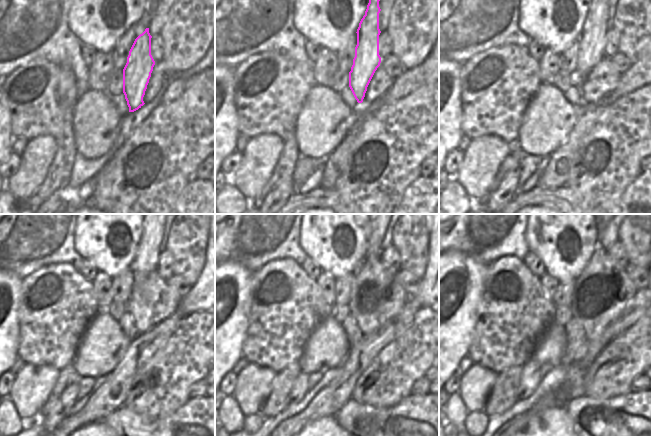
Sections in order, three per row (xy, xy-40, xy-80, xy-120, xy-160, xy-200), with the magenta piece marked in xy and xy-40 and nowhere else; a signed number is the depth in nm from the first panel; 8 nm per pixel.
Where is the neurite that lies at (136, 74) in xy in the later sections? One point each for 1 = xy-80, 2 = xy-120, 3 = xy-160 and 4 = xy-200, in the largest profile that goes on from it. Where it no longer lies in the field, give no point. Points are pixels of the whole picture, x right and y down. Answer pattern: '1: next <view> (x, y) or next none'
1: next xy-80 (592, 39)
2: next xy-120 (147, 254)
3: next xy-160 (376, 234)
4: next xy-200 (597, 234)

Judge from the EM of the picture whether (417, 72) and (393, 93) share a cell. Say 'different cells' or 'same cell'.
same cell

